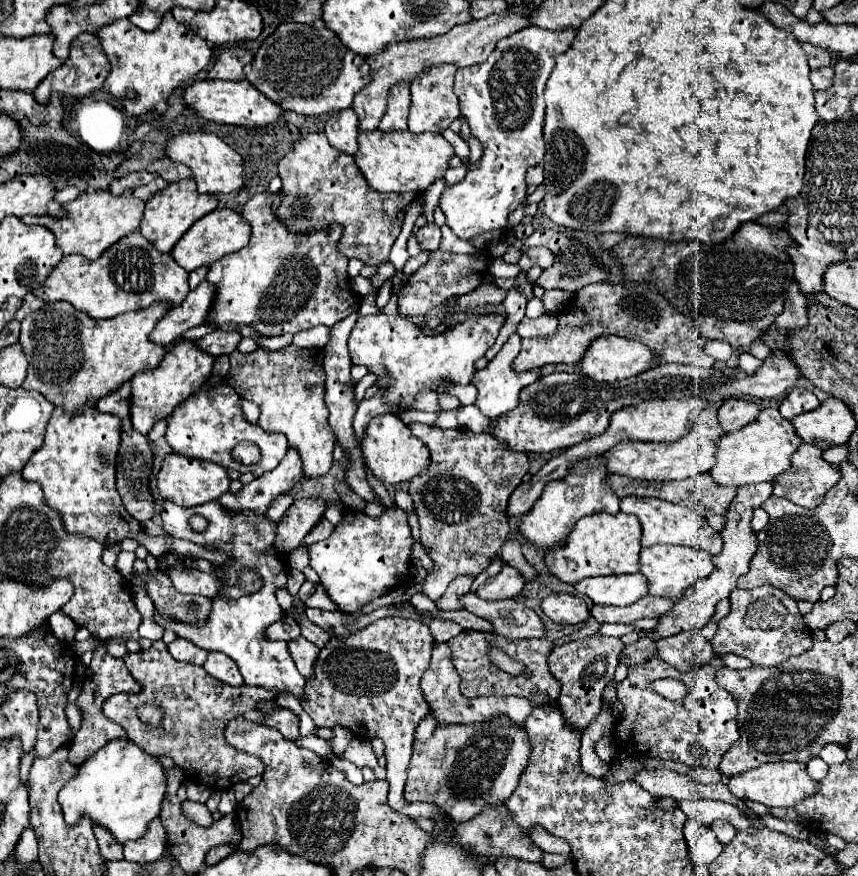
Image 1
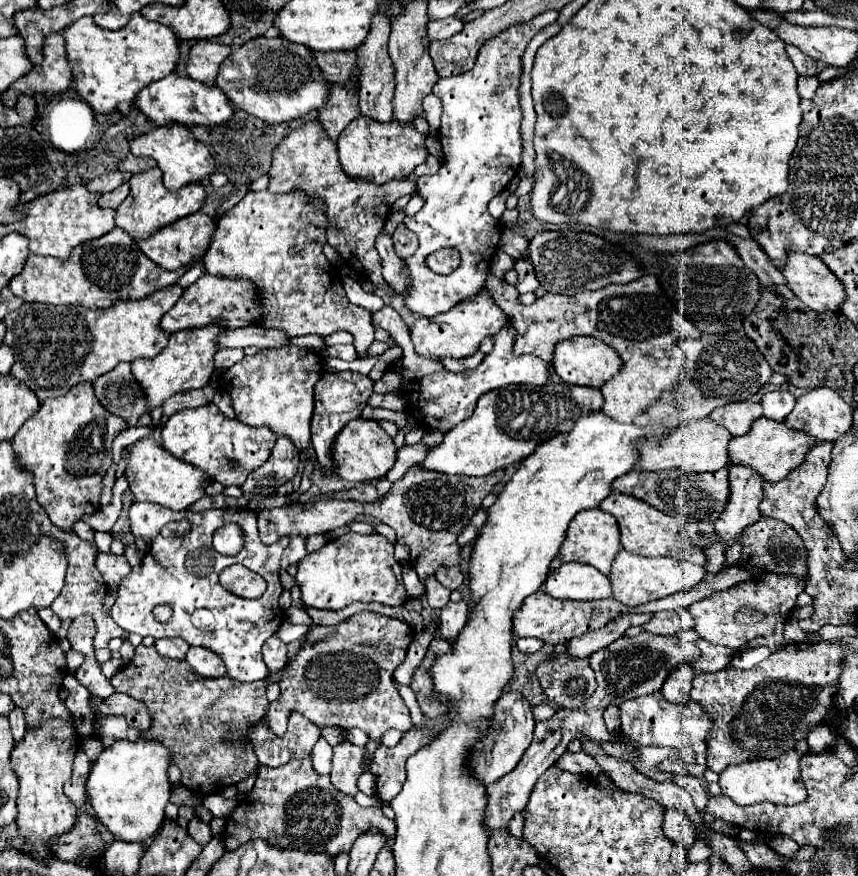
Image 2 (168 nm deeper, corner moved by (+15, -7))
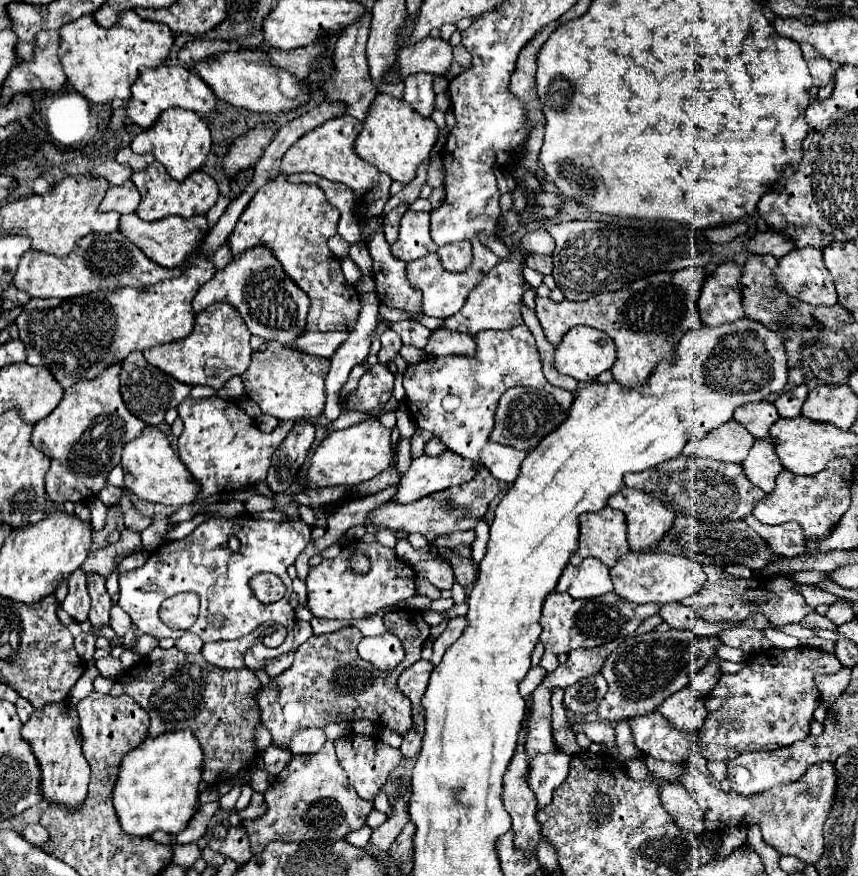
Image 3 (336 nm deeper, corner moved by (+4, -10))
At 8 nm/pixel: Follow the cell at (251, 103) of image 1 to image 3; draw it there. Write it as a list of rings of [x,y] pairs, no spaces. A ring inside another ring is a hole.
[[[156,67],[152,71],[142,71],[140,79],[132,85],[132,97],[128,101],[128,115],[130,119],[148,129],[156,123],[156,119],[160,117],[162,111],[166,109],[190,109],[200,117],[210,117],[212,113],[216,113],[218,107],[218,97],[214,95],[214,91],[210,91],[210,87],[192,71],[184,69],[184,67]]]

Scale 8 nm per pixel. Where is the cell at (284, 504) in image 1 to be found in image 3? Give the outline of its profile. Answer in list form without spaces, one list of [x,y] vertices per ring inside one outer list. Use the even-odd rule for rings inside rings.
[[[364,421],[352,425],[342,431],[330,433],[316,453],[312,455],[312,465],[308,469],[308,489],[328,487],[328,485],[346,485],[354,487],[362,481],[368,481],[382,471],[386,471],[392,463],[392,439],[390,429],[386,429],[380,421]]]

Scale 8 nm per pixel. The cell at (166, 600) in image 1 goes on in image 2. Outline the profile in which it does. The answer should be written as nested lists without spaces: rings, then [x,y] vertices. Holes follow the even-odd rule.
[[[99,554],[97,558],[97,570],[101,572],[103,580],[109,584],[109,586],[117,586],[121,582],[123,576],[127,576],[131,572],[131,566],[123,556],[117,556],[117,554]]]

